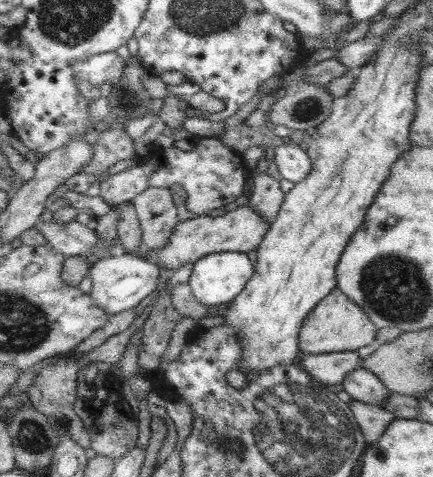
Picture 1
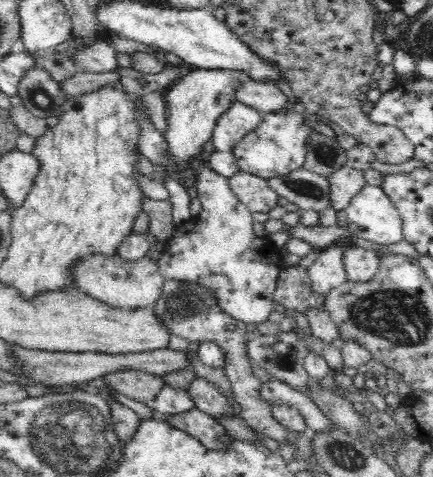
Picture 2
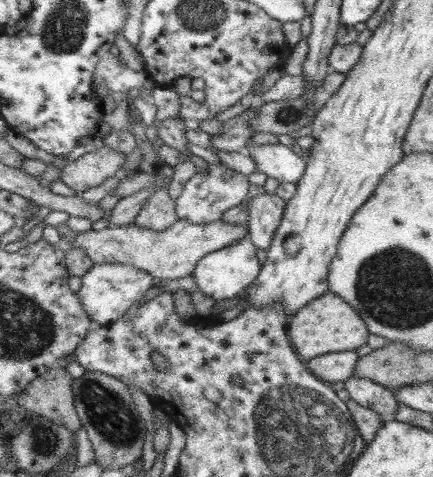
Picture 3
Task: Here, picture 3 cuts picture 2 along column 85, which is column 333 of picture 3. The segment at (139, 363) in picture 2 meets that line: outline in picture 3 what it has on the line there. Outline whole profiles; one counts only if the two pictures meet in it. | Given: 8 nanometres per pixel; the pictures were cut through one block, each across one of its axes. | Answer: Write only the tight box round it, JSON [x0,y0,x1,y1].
[305,352,359,384]

